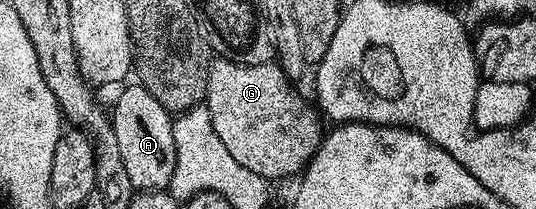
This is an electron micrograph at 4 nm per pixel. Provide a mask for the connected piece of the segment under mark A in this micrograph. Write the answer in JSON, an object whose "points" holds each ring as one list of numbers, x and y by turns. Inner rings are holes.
{"points":[[131,83,115,101,115,110,110,110,111,126,117,135,117,147,125,162,129,183,136,191,148,189,166,190,173,179,175,170,175,144,173,143,172,114,167,112,144,85]]}

